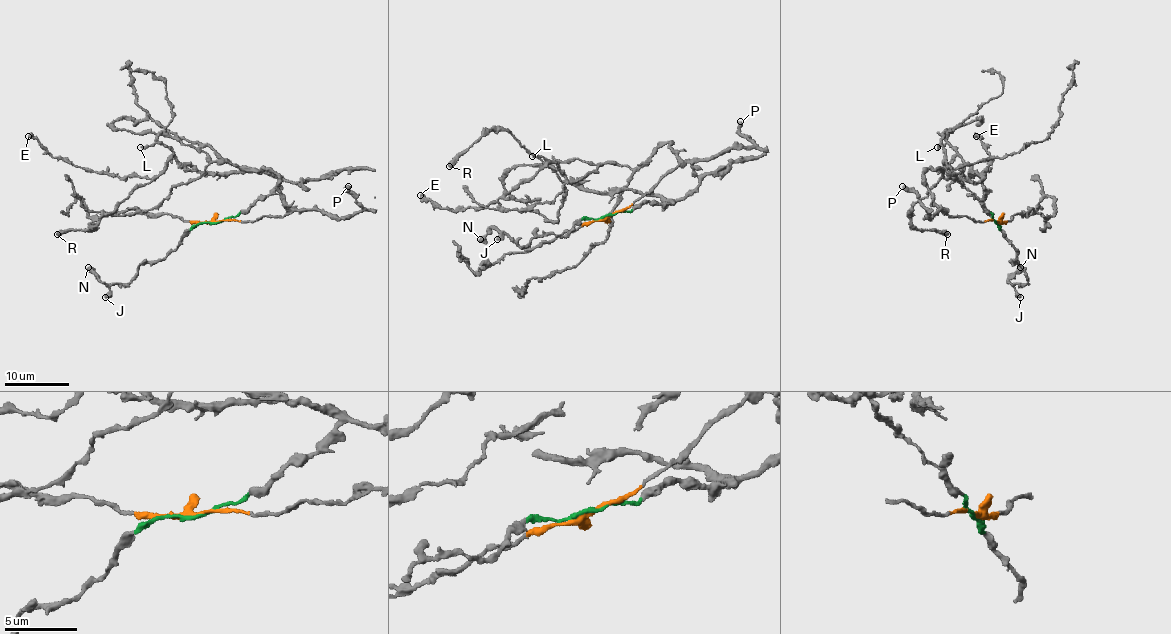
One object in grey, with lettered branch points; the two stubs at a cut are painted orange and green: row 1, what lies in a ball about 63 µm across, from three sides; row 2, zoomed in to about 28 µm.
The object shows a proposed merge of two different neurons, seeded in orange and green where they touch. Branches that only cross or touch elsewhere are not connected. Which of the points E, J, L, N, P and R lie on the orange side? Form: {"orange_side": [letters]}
{"orange_side": ["P"]}

